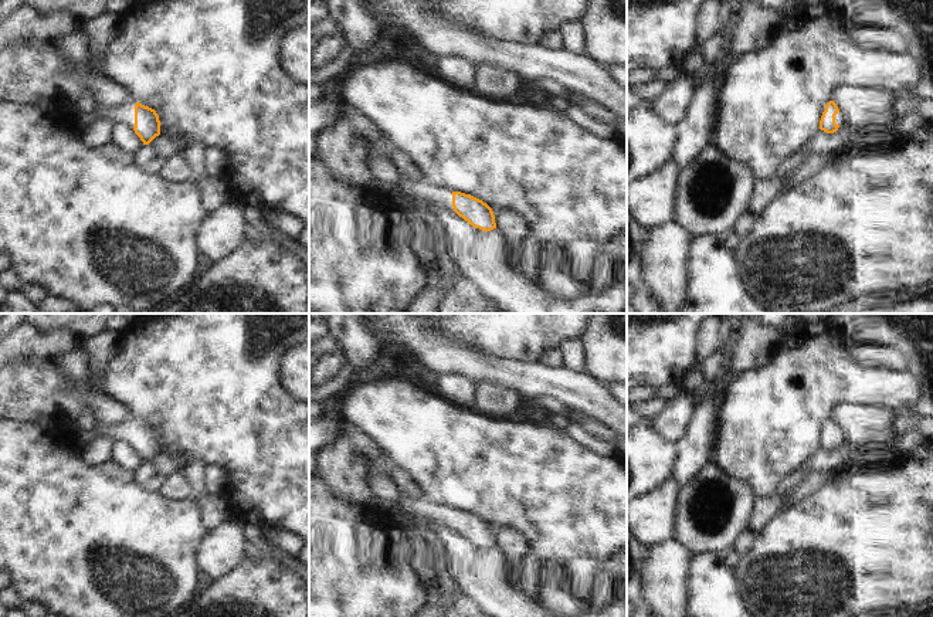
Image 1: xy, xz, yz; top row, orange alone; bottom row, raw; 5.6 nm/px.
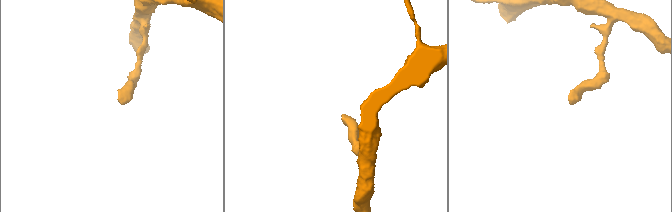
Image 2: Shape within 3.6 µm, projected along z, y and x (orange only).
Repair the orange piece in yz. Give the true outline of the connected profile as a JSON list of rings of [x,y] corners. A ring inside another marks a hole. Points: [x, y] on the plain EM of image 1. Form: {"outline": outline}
{"outline": [[[829,418],[825,423],[825,427],[822,430],[821,438],[820,438],[820,447],[827,451],[834,451],[838,448],[838,445],[845,441],[845,435],[839,430],[837,421],[834,418]]]}

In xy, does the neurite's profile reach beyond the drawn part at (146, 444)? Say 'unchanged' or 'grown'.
grown

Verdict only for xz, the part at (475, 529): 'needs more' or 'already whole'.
needs more

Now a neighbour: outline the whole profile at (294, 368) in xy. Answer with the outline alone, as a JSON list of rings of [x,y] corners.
[[[309,340],[282,355],[279,384],[298,401],[309,403]]]

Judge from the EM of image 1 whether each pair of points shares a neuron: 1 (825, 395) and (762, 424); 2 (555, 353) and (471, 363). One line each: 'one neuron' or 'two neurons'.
1: one neuron
2: two neurons

